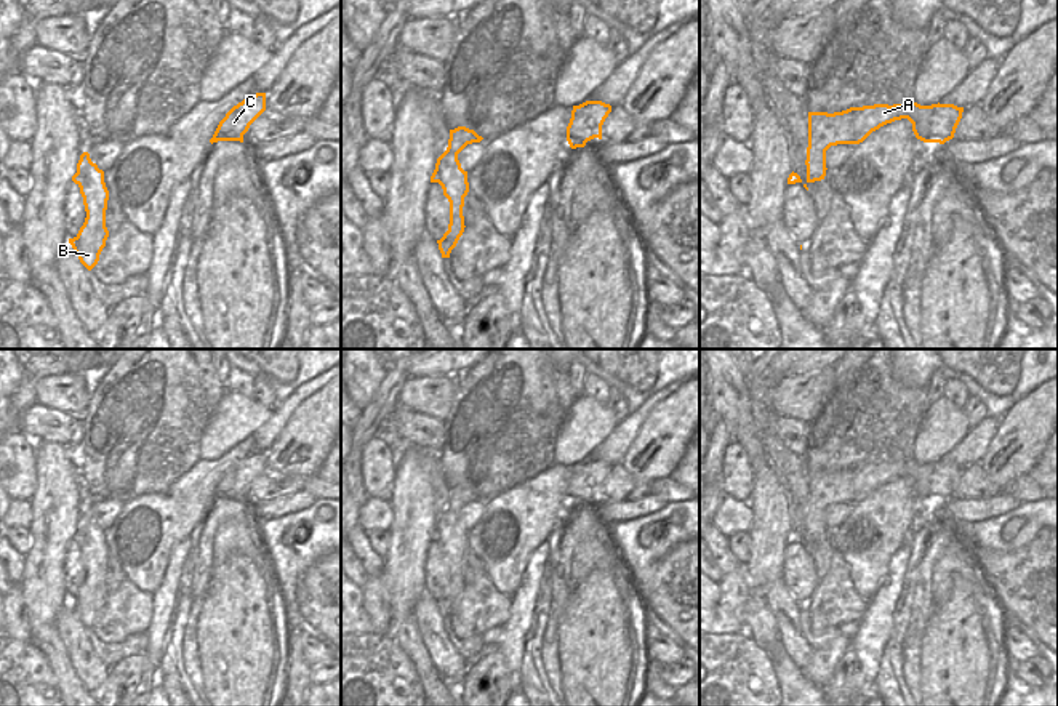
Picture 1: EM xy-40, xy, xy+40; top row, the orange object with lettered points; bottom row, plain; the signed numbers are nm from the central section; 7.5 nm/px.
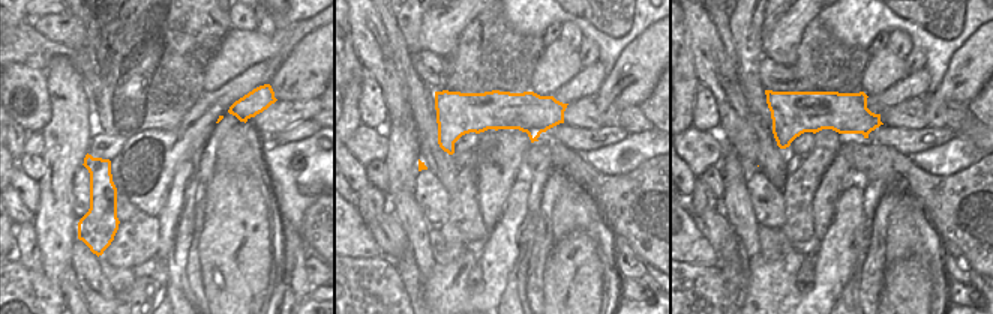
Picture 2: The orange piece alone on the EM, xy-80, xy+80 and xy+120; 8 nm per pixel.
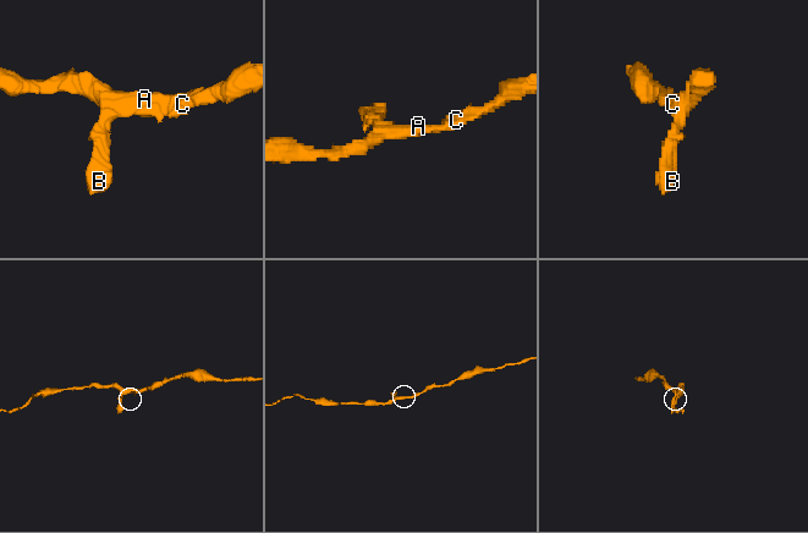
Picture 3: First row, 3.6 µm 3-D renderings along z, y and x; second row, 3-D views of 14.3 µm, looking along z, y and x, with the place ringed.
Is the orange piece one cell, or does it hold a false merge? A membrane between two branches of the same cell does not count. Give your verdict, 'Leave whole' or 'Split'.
Leave whole

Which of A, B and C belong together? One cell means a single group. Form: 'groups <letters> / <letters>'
groups A B C

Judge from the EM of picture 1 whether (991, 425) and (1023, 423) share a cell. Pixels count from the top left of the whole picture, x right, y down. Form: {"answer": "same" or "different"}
{"answer": "different"}

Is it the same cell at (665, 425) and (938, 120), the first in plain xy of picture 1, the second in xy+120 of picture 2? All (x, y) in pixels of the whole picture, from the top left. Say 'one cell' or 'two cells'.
one cell

